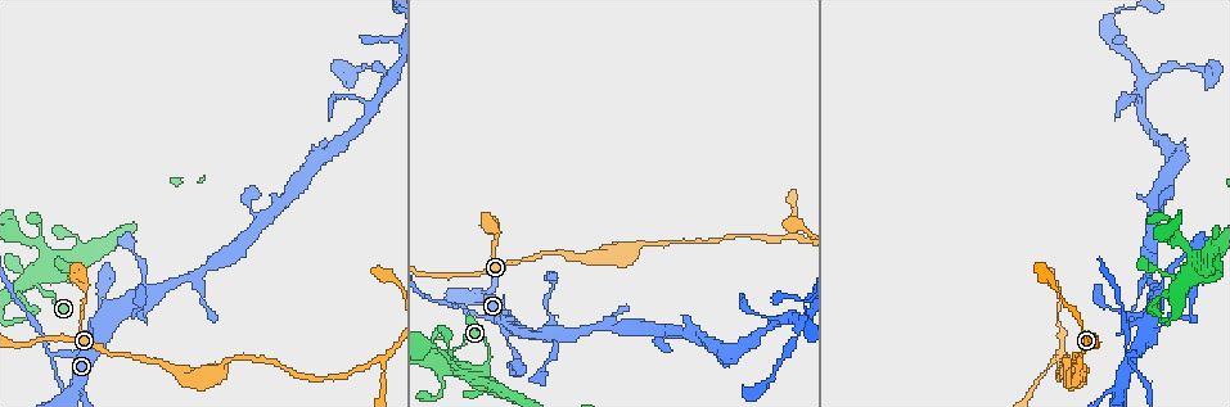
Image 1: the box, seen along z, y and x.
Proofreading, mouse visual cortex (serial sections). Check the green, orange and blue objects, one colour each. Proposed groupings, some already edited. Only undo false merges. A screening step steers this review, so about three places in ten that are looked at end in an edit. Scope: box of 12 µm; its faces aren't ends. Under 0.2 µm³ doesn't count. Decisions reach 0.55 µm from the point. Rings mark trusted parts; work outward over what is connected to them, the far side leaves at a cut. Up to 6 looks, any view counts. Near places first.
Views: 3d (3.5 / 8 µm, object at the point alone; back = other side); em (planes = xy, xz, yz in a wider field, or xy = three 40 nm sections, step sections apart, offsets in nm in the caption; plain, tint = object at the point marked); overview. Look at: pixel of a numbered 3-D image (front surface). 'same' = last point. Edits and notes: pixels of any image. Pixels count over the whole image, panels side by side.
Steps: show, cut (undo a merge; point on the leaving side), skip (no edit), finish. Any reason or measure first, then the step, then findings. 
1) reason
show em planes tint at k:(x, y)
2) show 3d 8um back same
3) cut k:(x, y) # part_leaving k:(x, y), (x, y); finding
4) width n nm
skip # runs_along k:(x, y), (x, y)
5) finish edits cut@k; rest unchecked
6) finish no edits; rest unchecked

side arm on a straight run
show 3d 8um at 1:(1188, 261)

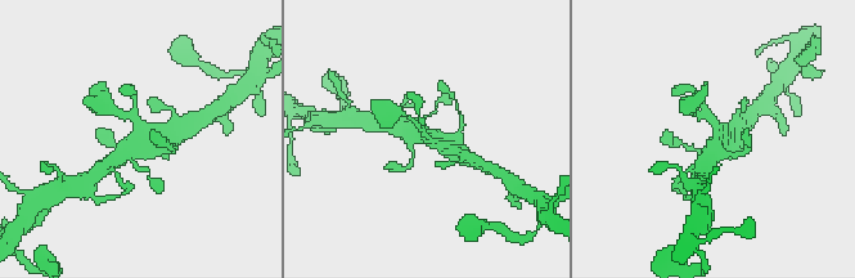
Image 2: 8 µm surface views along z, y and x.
show 3d 3.5um at 2:(140, 135)

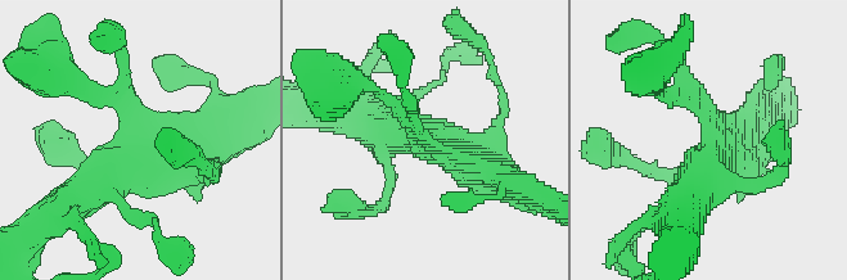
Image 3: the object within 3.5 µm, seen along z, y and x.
now the EM
show em xy step 3 tint at 3:(425, 141)

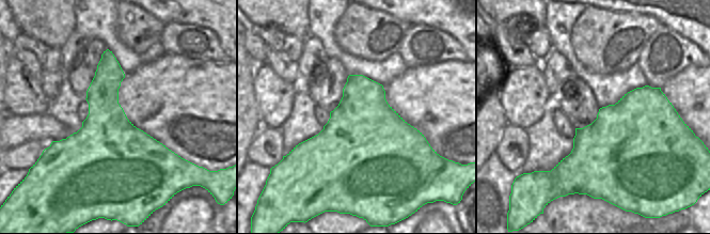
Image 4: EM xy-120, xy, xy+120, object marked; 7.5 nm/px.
width 700 nm
skip # runs_along 3:(408, 100), (396, 130), (503, 179); all the same cell

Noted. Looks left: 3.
sharp bend
show 3d 3.5um at 1:(1127, 353)

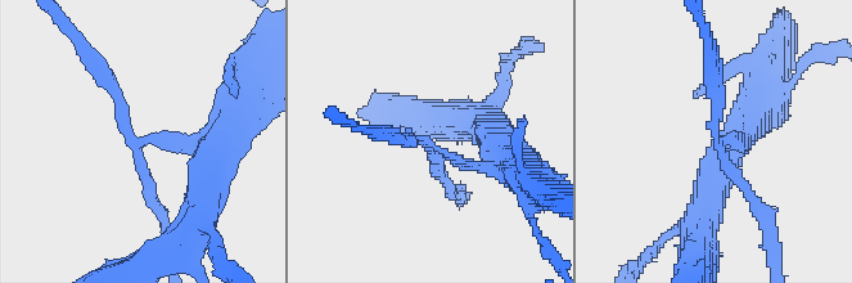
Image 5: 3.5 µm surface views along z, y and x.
arms 3; arm_widths 150, 150, 150 nm; need the tissue
show em xy step 1 tint at 5:(715, 135)

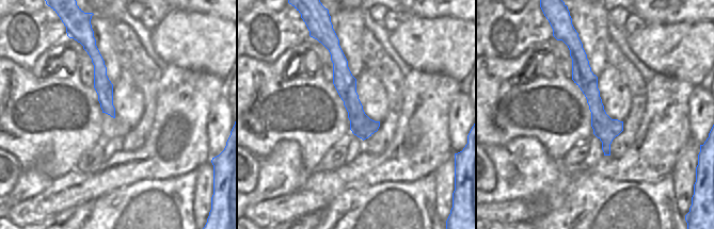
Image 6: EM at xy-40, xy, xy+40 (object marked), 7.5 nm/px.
show em xy step 3 tint same

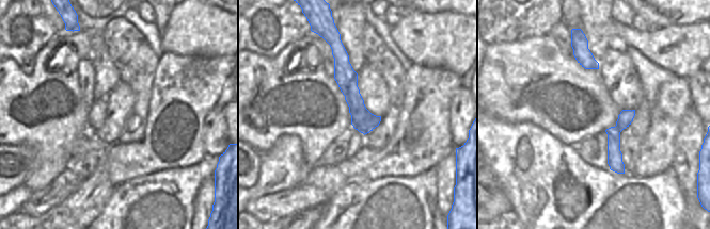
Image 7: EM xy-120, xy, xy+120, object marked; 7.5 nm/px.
cut 5:(715, 107) # two cells meet here

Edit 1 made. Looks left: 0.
finish edits cut@5; rest unchecked

